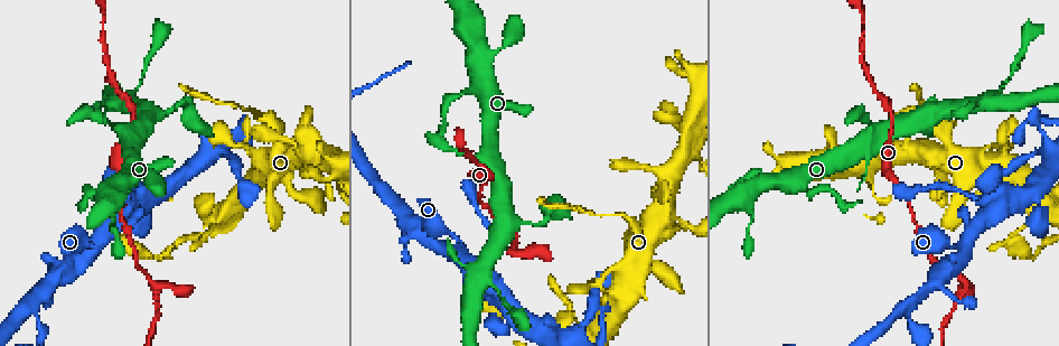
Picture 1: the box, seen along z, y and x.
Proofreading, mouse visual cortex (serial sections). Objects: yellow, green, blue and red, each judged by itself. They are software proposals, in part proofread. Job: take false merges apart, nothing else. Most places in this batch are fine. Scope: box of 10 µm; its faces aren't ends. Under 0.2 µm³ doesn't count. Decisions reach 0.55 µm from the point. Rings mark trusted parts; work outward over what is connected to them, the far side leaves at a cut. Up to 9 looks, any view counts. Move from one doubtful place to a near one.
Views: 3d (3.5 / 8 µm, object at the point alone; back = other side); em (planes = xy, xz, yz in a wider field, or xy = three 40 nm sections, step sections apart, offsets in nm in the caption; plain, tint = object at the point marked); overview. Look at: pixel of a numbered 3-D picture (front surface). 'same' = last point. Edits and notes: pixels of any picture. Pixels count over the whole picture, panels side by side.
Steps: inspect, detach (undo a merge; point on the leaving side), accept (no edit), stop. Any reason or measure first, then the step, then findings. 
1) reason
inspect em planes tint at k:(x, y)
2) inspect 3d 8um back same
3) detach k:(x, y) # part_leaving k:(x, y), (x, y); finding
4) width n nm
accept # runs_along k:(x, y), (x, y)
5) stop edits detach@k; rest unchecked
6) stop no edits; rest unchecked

sharp bend
inspect 3d 3.5um at 1:(516, 251)

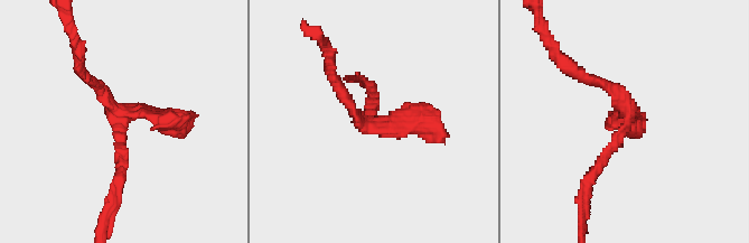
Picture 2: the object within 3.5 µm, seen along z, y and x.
need the tissue
inspect em planes tint at 2:(372, 124)

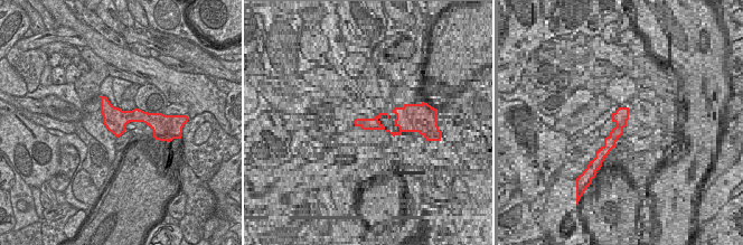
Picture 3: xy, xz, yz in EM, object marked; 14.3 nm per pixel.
accept # runs_along 2:(84, 76), (122, 118), (119, 183); all the same cell

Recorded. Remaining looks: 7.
a fork
inspect 3d 3.5um at 1:(518, 223)

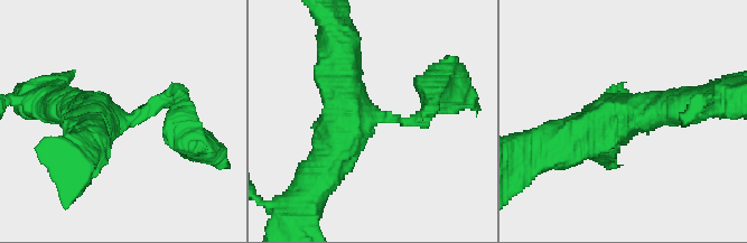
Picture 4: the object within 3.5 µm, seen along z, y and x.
arms 3; arm_widths 150, 450, 600 nm
inspect em xy step 2 tint at 4:(117, 121)

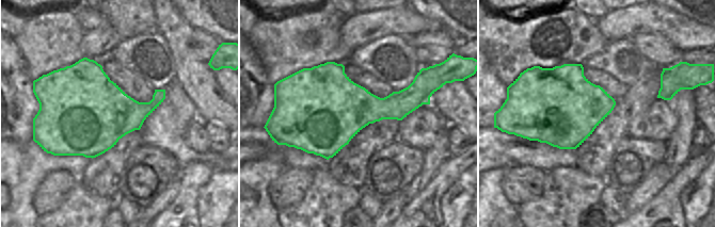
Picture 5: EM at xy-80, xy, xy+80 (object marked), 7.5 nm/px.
accept # runs_along 4:(561, 146), (616, 115), (685, 109); one cell here

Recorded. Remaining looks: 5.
side arm on a straight run
inspect 3d 3.5um at 1:(671, 215)

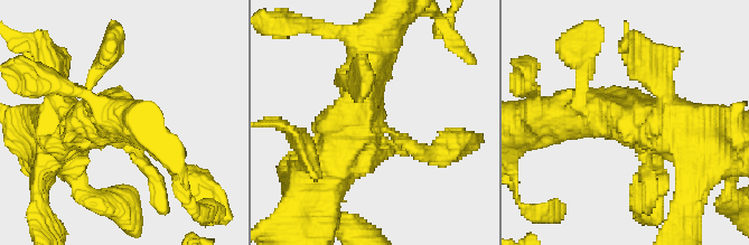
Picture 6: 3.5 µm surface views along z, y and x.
inspect em xy step 2 plain at 6:(373, 126)

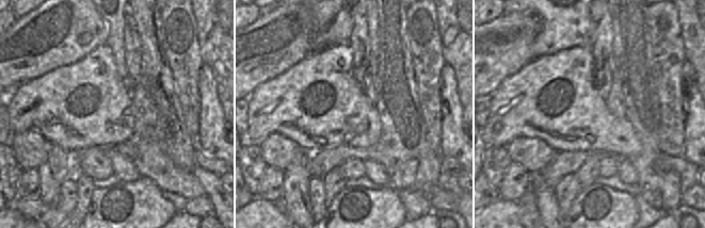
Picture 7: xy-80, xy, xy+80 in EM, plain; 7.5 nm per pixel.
with the object marked
inspect em xy step 2 tint same

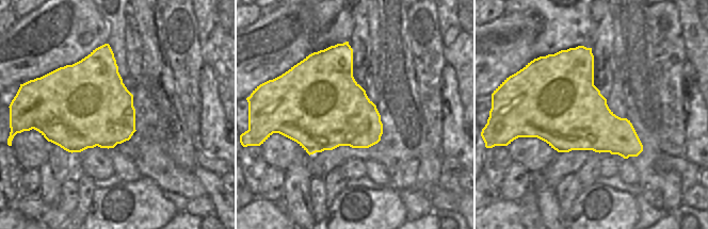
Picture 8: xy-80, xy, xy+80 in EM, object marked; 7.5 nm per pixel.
accept # runs_along 6:(312, 181), (361, 115), (371, 40); one cell here

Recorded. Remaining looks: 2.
abrupt turn
inspect 3d 3.5um at 1:(320, 164)

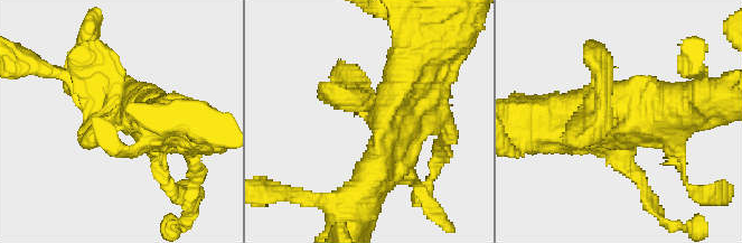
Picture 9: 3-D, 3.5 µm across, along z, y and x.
need the tissue
inspect em xy step 3 tint at 9:(607, 125)

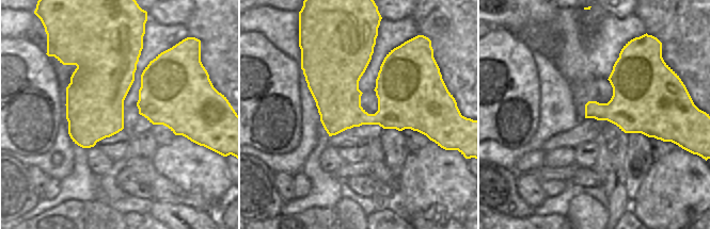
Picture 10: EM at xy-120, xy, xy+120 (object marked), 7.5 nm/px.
accept # runs_along 9:(658, 110), (609, 123), (595, 58); continuous, no second cell

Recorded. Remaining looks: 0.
stop no edits; rest unchecked

